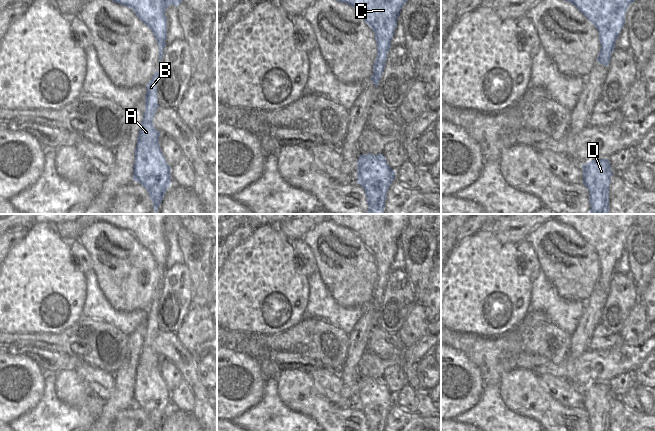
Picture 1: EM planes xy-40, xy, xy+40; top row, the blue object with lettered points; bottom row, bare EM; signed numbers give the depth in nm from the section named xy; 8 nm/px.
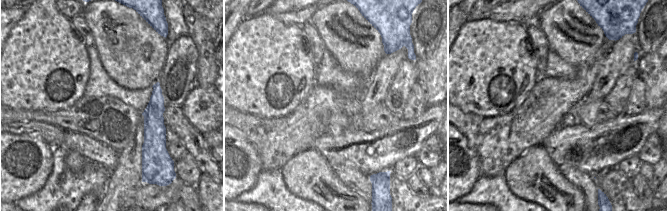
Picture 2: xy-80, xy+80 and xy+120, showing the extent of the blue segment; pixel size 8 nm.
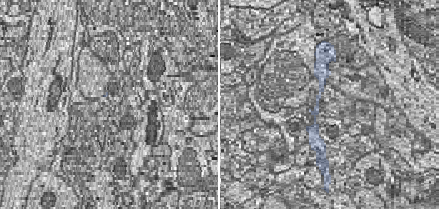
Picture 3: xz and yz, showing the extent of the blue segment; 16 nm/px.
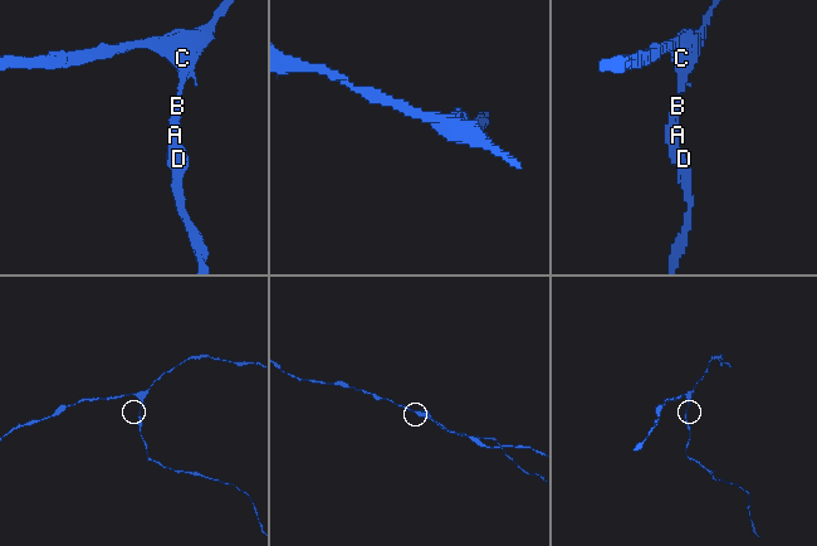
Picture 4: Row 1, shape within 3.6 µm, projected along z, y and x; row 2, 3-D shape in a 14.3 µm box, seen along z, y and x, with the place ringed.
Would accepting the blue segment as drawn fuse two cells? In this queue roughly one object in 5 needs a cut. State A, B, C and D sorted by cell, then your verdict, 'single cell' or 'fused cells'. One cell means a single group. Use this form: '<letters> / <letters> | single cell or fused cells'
A B C D | single cell

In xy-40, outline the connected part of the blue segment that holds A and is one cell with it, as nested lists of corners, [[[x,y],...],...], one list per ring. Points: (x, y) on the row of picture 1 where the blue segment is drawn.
[[[156,71],[149,83],[145,94],[145,112],[135,148],[135,164],[133,166],[133,181],[140,183],[148,192],[154,213],[163,200],[171,181],[171,167],[167,164],[159,146],[160,132],[153,126],[153,118],[159,107],[157,102]]]

